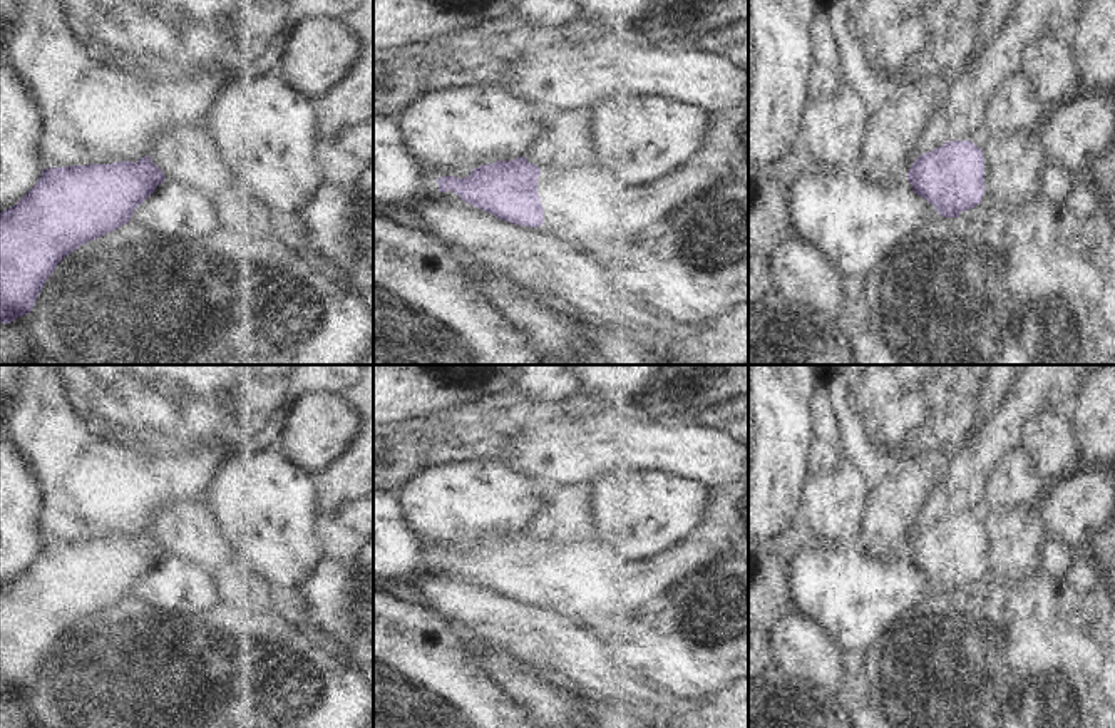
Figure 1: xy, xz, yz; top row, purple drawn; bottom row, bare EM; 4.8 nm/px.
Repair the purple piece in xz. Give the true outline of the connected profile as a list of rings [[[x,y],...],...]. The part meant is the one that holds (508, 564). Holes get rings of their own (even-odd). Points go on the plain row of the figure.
[[[524,531],[512,536],[482,539],[467,552],[444,551],[439,566],[452,566],[470,581],[494,589],[497,594],[537,602],[544,596],[544,582],[537,569],[541,544]]]

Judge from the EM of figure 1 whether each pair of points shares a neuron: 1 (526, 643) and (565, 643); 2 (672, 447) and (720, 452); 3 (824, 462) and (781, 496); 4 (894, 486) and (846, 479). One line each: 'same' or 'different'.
1: same
2: same
3: different
4: different

